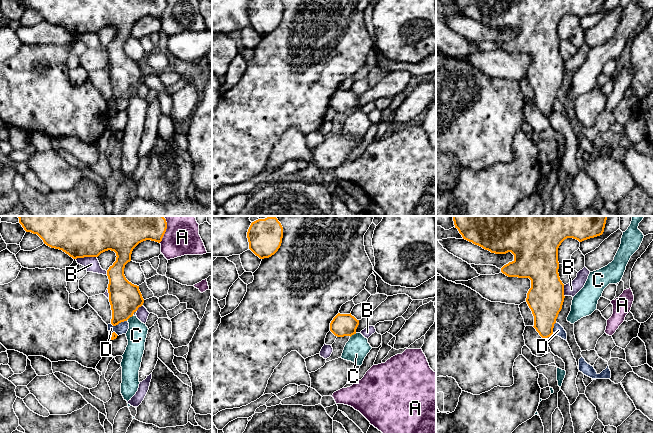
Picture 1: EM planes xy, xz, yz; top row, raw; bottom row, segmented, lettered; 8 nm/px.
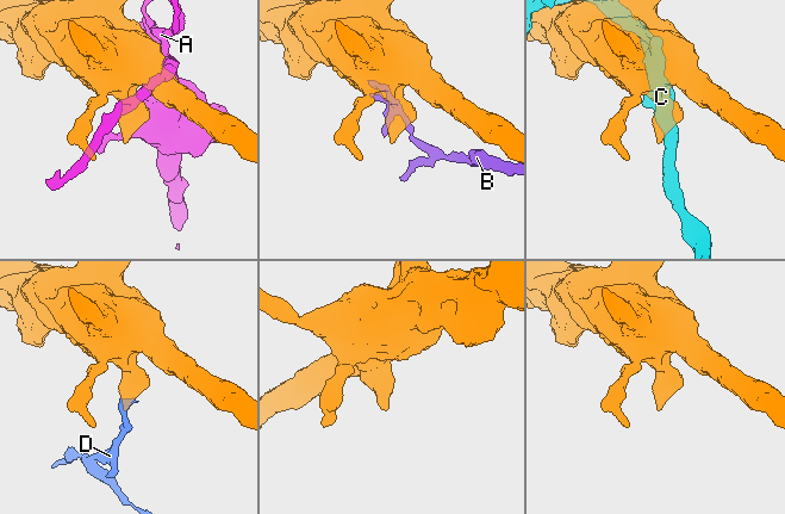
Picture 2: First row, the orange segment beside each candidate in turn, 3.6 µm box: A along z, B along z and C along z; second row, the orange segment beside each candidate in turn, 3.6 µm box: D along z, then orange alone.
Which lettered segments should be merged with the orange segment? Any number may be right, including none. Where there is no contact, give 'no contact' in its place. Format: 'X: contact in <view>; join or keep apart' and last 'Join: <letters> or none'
A: contact in xy; keep apart
B: contact in xy; keep apart
C: contact in xy; keep apart
D: contact in xy; keep apart
Join: none

